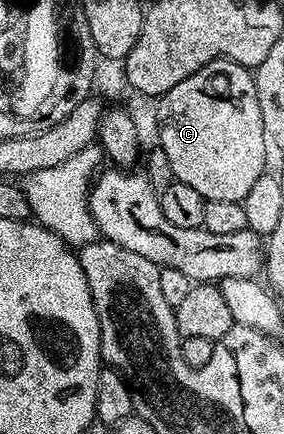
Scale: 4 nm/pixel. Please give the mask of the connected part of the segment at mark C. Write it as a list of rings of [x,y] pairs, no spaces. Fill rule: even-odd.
[[[212,61],[195,71],[195,75],[187,75],[183,83],[175,83],[158,105],[161,105],[157,109],[161,116],[159,147],[167,151],[174,178],[187,183],[187,187],[195,187],[206,201],[244,201],[255,179],[267,169],[263,118],[259,115],[253,73],[234,61]]]

